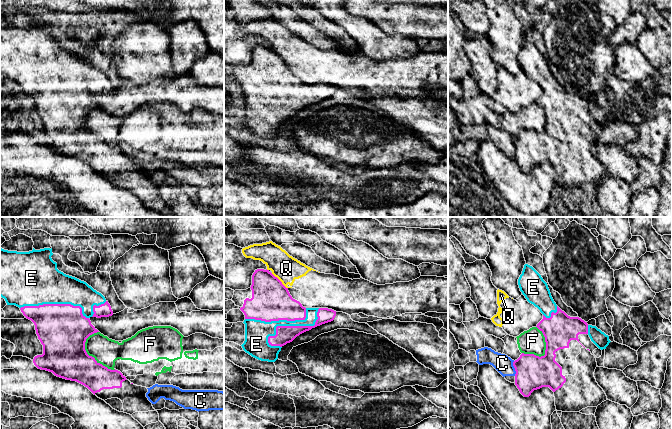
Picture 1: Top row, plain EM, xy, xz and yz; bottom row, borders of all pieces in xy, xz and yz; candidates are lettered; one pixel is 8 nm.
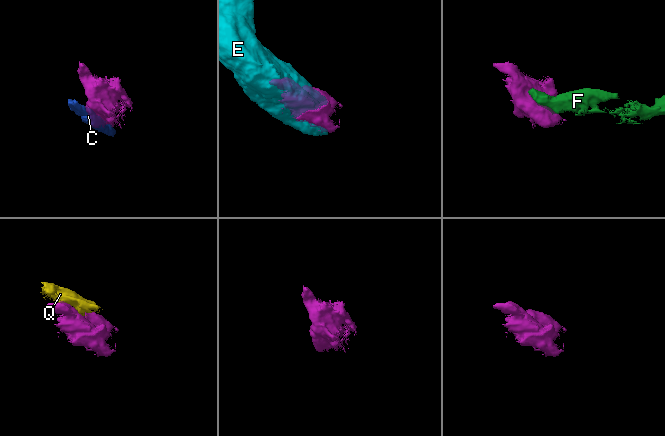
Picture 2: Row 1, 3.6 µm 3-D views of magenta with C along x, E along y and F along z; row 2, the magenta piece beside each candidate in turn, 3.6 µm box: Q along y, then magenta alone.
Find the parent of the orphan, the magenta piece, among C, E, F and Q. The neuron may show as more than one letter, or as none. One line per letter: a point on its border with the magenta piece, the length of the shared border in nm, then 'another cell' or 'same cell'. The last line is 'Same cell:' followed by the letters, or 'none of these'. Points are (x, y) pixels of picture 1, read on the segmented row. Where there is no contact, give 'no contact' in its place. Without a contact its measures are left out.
C: contact yz (514, 367); length 120 nm; another cell
E: contact xz (292, 326); length 500 nm; same cell
F: contact xy (91, 356); length 360 nm; another cell
Q: contact xz (279, 280); length 180 nm; another cell
Same cell: E

